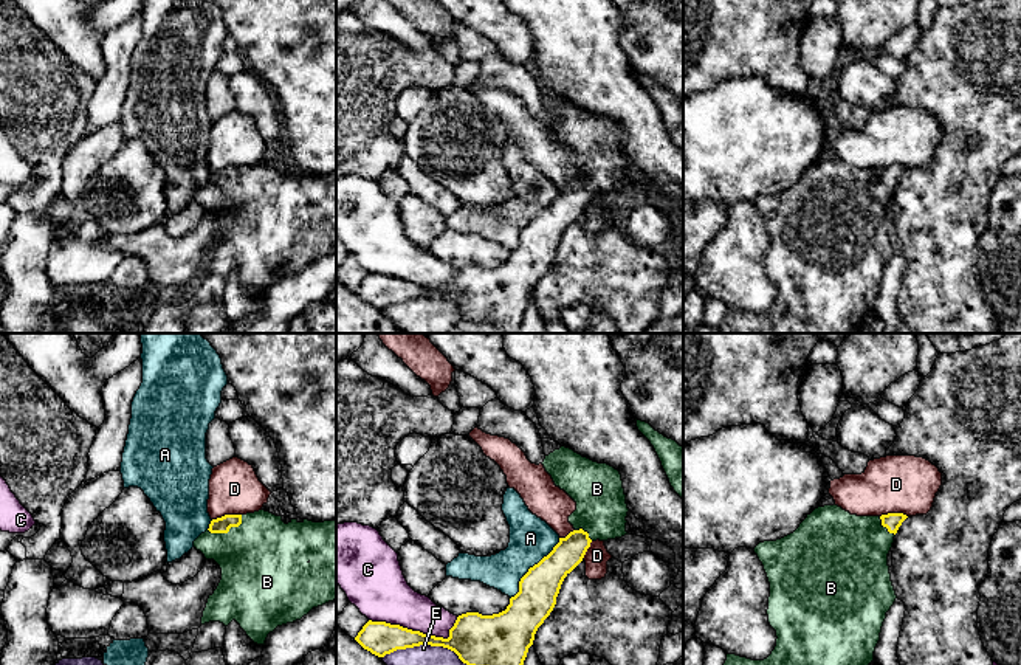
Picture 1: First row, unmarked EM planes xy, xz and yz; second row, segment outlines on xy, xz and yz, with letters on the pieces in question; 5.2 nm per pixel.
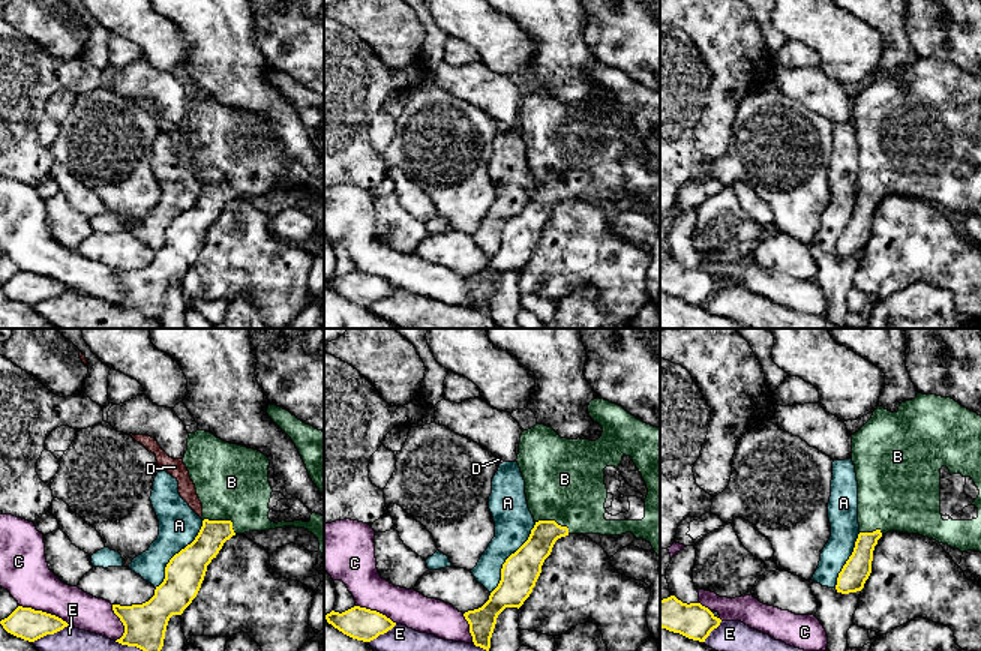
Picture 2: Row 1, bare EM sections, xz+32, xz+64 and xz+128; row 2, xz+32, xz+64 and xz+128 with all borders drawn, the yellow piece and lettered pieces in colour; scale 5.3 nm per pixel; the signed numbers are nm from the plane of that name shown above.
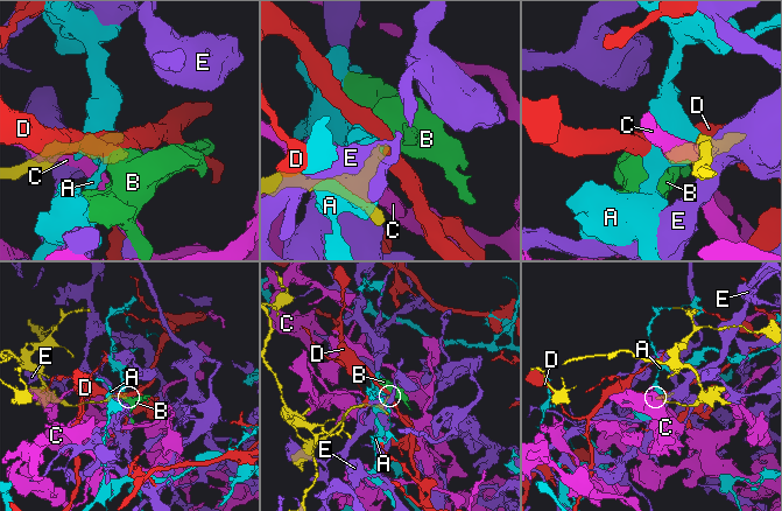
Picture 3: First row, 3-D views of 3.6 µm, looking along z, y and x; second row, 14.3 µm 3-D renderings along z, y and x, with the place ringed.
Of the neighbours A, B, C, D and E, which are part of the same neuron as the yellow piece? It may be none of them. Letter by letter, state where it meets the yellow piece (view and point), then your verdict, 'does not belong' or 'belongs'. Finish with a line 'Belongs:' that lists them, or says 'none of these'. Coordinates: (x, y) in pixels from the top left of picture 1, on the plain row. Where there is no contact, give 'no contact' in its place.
A: contact xz (530, 220); does not belong
B: contact xy (228, 183); belongs
C: contact xz (417, 284); does not belong
D: contact xy (226, 168); does not belong
E: contact xz (443, 299); does not belong
Belongs: B

